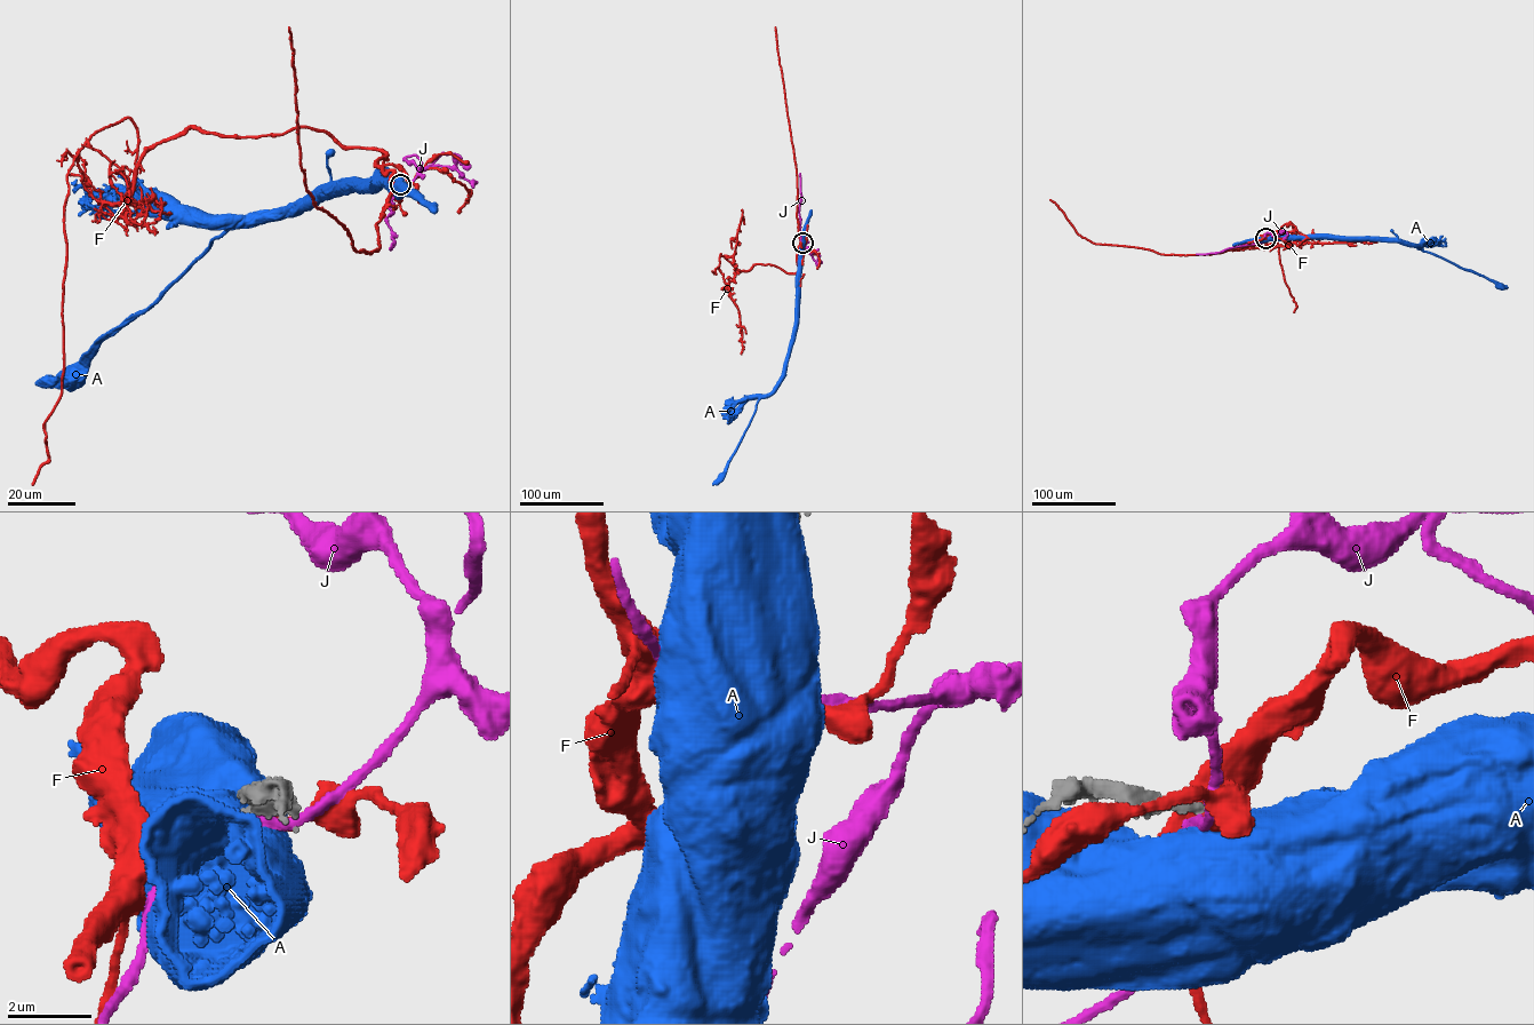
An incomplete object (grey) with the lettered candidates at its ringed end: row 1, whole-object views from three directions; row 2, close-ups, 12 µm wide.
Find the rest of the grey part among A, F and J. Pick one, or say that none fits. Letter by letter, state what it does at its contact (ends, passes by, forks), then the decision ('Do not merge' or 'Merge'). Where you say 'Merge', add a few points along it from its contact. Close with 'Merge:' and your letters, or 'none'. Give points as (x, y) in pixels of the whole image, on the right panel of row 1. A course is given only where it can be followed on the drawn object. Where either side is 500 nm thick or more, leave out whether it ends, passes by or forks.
A: Do not merge
F: It passes by. Do not merge
J: It passes by. Do not merge
Merge: none

